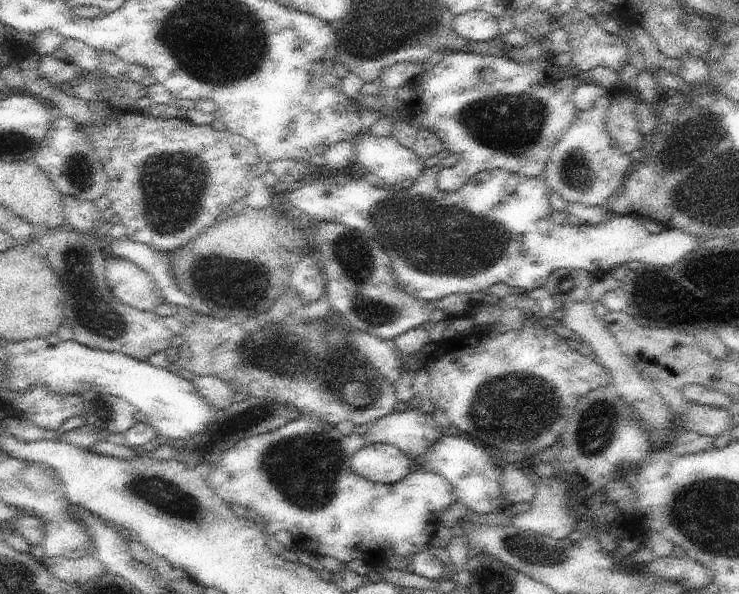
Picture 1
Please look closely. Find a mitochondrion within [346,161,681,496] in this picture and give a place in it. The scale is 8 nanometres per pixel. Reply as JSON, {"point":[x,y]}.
{"point":[429,240]}

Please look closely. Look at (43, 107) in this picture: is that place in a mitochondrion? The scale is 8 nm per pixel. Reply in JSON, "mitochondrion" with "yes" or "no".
{"mitochondrion":"no"}

